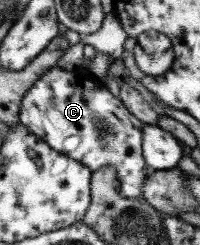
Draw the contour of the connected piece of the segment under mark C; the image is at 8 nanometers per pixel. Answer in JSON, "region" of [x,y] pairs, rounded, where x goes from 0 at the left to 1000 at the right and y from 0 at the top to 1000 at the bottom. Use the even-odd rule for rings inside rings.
{"region":[[[280,269],[240,278],[125,371],[85,486],[245,604],[415,669],[450,702],[555,669],[605,743],[605,792],[635,812],[710,816],[715,743],[770,698],[705,633],[715,502],[655,469],[590,392],[515,355],[435,278],[385,273],[370,294]]]}

